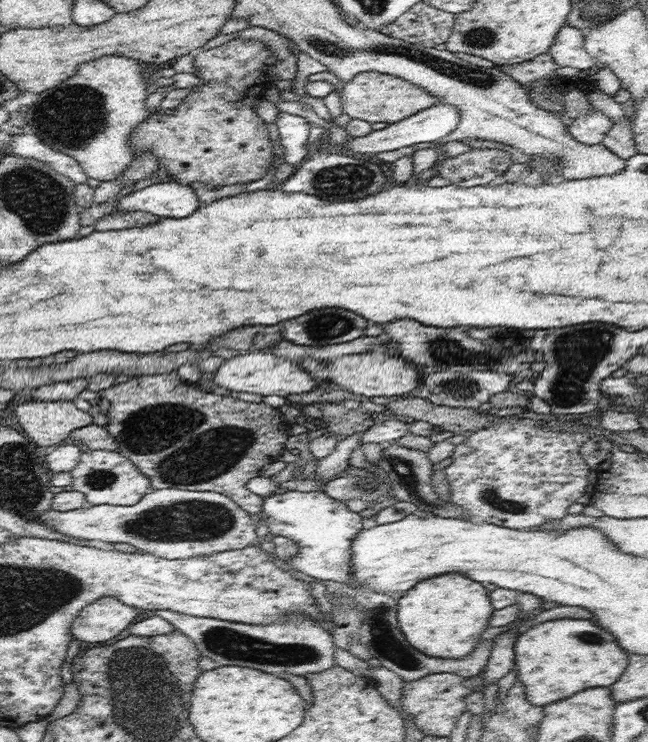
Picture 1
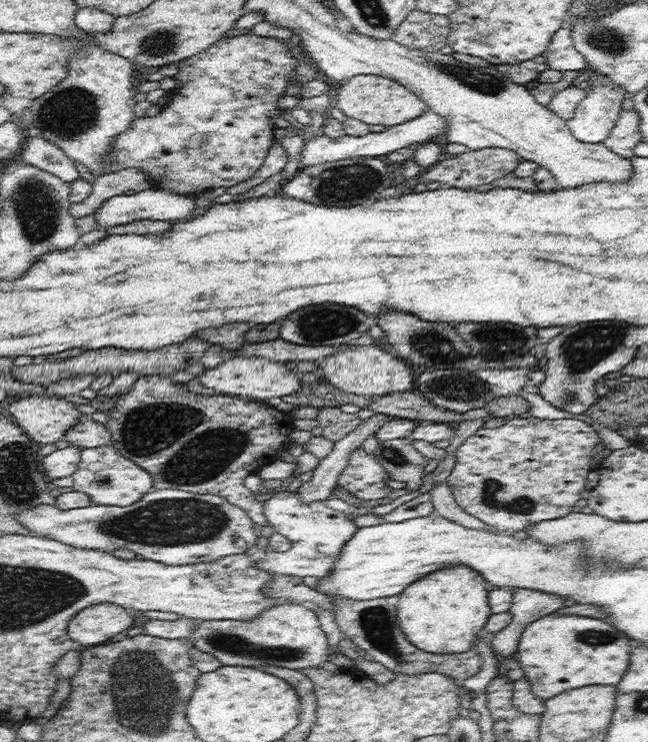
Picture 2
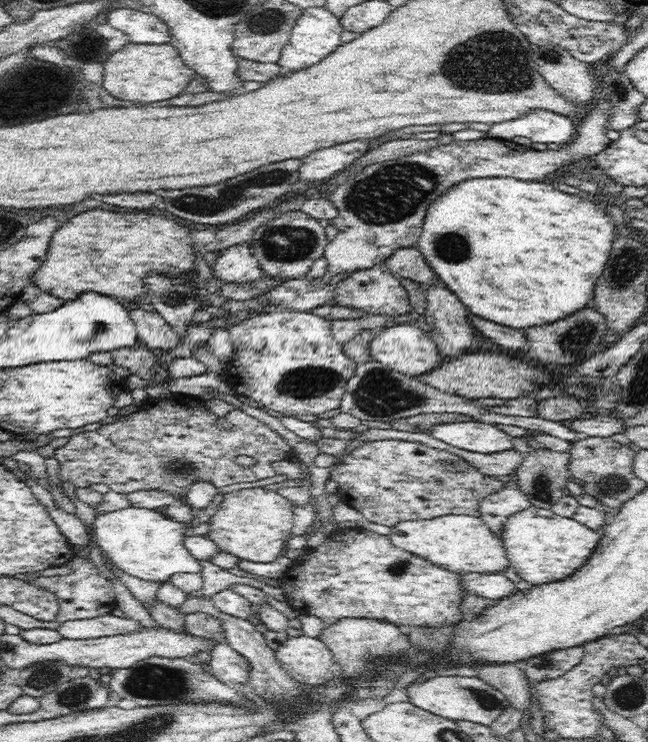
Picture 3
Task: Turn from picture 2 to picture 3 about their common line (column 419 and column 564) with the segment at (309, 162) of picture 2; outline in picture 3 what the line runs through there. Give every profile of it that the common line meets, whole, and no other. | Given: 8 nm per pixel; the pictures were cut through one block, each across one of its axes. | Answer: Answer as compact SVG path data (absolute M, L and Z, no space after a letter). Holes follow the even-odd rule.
M532 110L522 118L490 125L487 136L495 139L530 138L542 144L569 143L575 135L577 121L549 110Z

